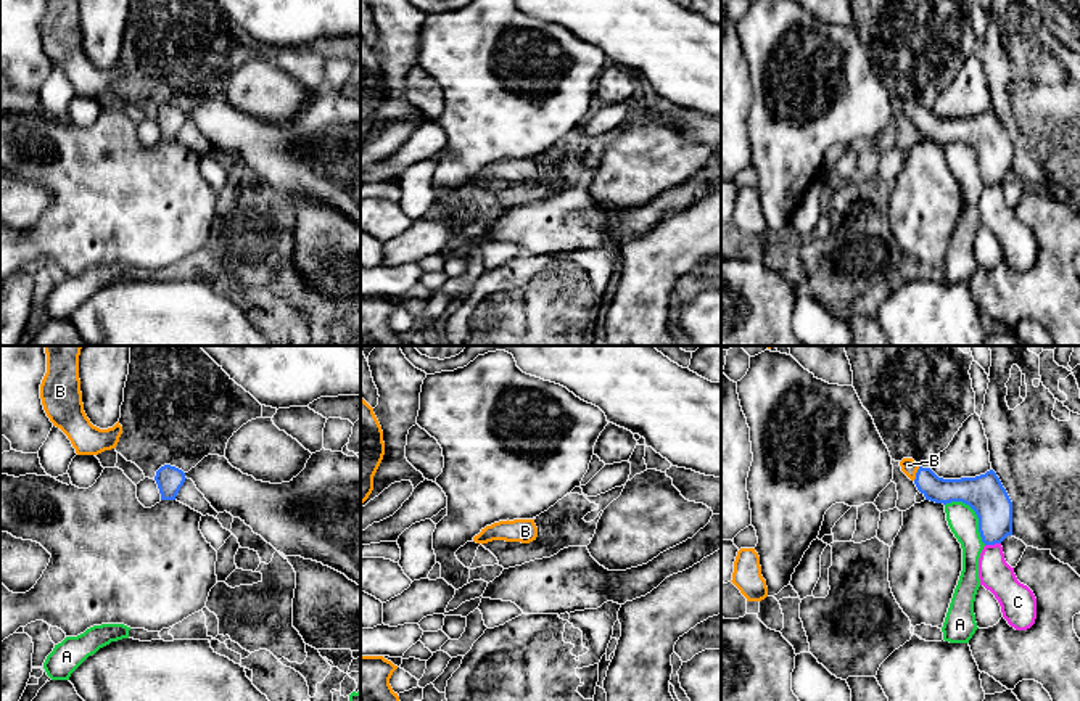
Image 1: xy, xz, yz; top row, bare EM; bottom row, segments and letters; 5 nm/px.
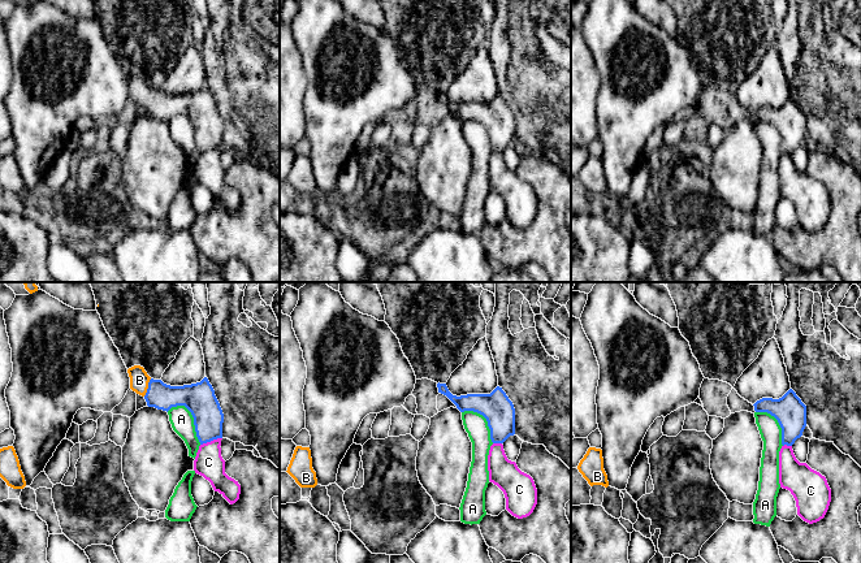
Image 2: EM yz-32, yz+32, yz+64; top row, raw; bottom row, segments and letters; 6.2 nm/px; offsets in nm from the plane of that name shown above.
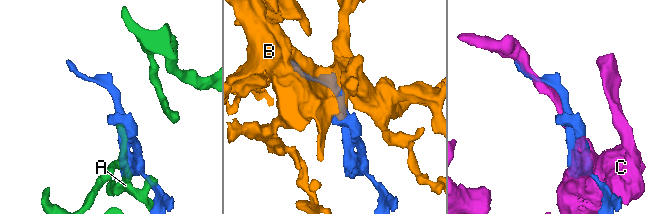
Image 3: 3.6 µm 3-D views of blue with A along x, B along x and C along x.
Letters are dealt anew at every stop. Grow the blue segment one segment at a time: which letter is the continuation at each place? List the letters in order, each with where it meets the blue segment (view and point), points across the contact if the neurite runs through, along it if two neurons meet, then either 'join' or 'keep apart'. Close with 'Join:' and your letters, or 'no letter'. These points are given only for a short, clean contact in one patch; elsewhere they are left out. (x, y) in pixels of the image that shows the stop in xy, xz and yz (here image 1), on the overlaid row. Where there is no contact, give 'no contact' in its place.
A: meets blue in yz at (976, 513); keep apart
B: meets blue in yz at (916, 473); runs through yz (935, 489), (916, 473), (908, 465); join
C: meets blue in yz at (992, 544); keep apart
Join: B

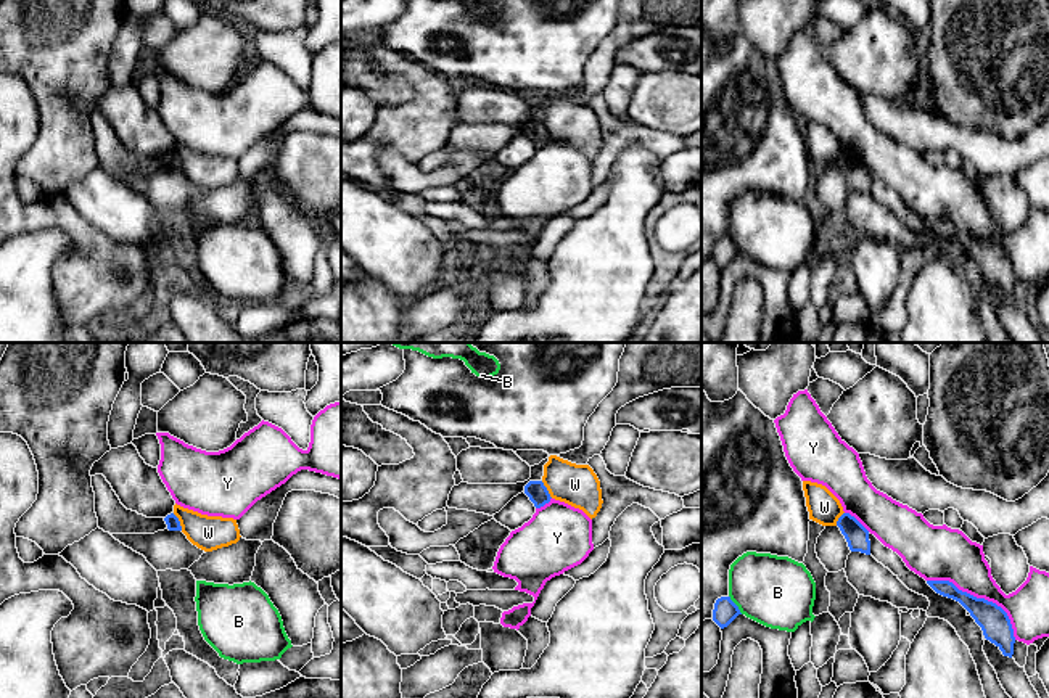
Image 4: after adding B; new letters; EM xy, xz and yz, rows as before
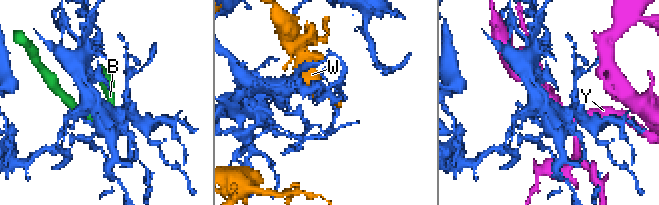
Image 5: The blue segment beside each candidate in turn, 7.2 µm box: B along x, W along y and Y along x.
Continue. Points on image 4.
B: meets blue in yz at (736, 605); keep apart
W: meets blue in xy at (179, 521); border along xy (172, 513), (182, 529); keep apart
Y: meets blue in yz at (980, 599); keep apart
Join: no letter

